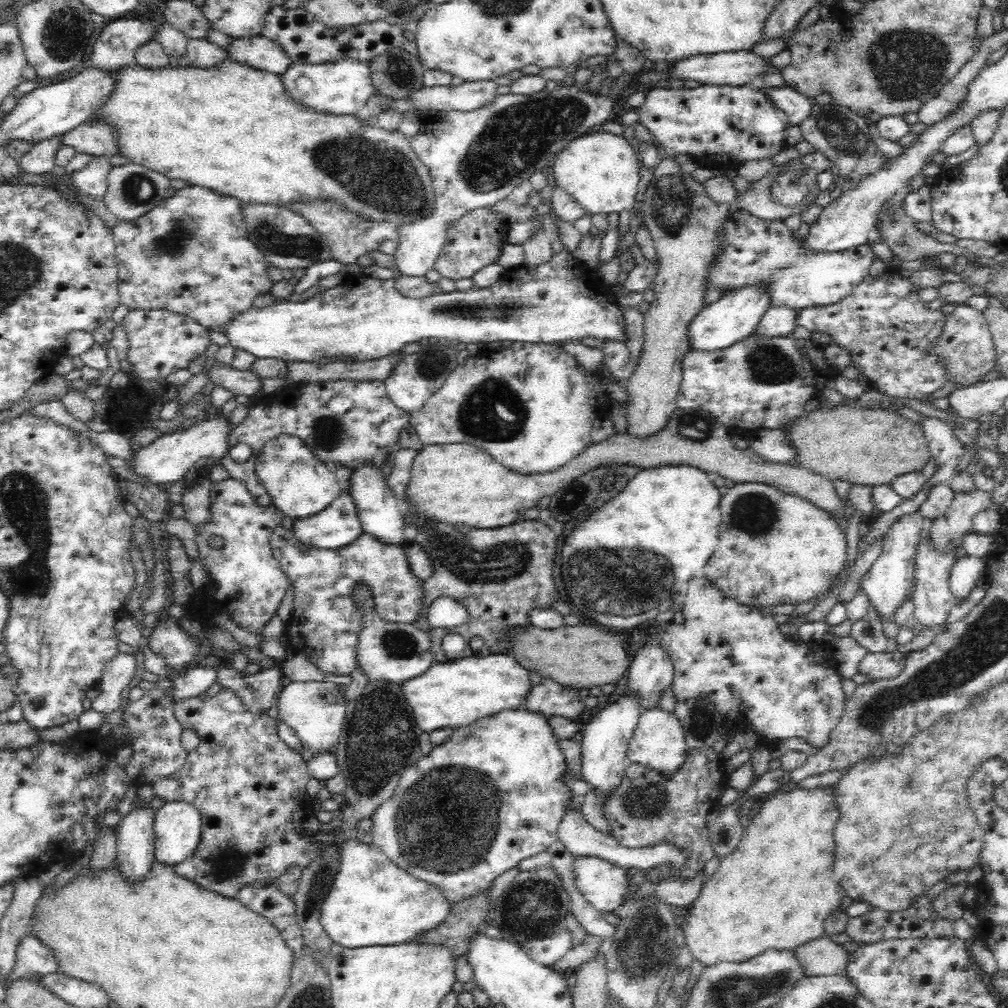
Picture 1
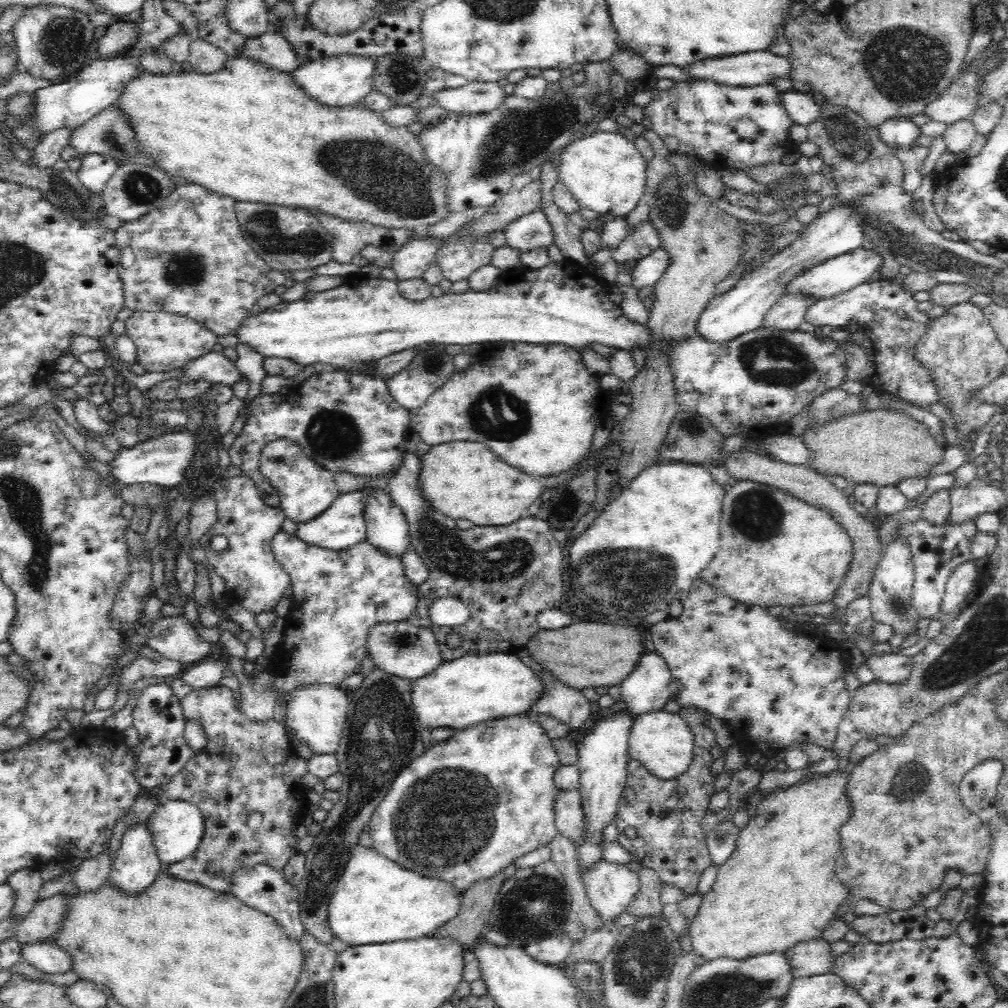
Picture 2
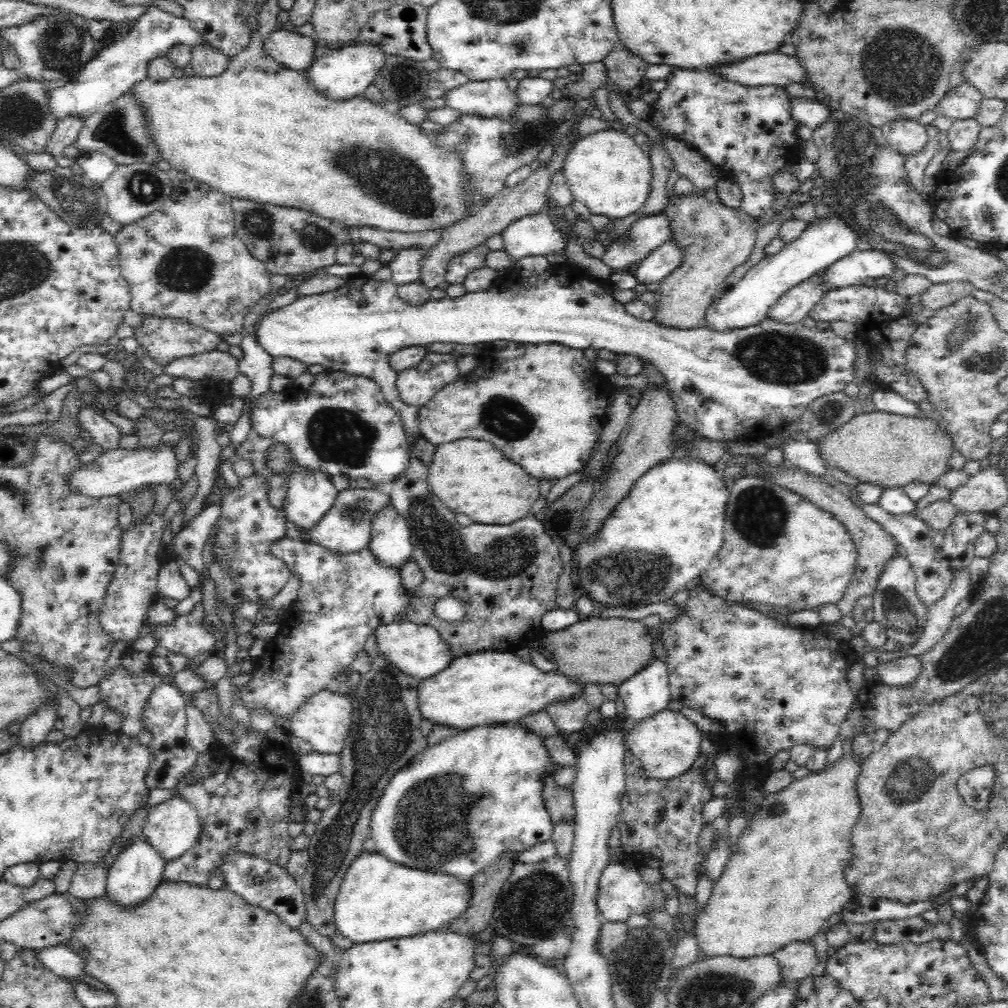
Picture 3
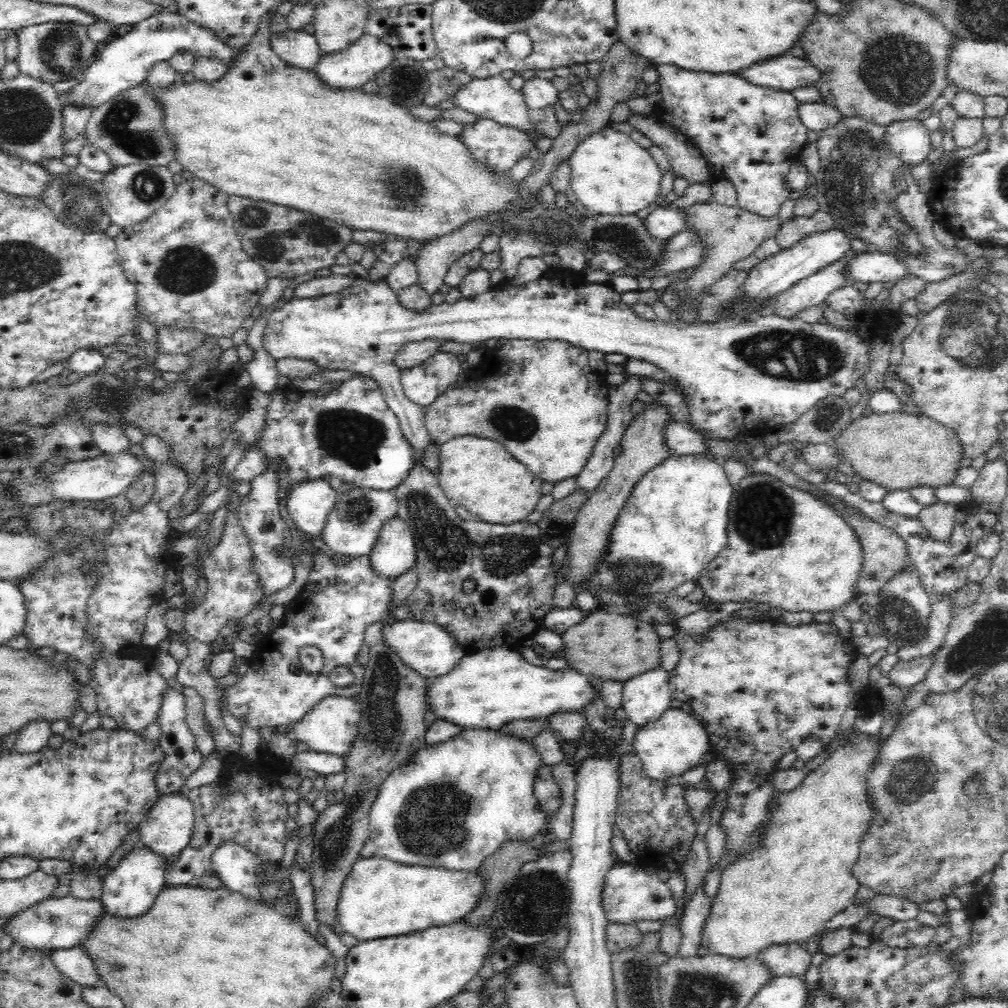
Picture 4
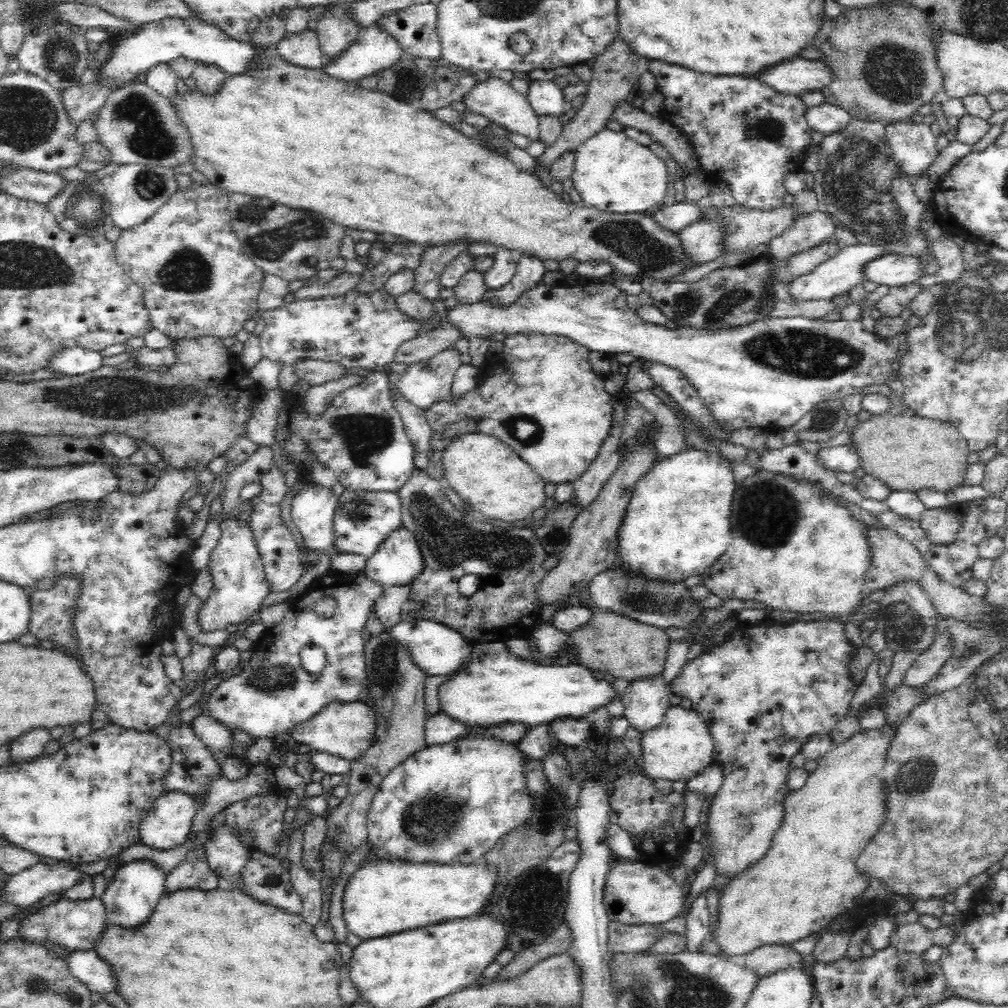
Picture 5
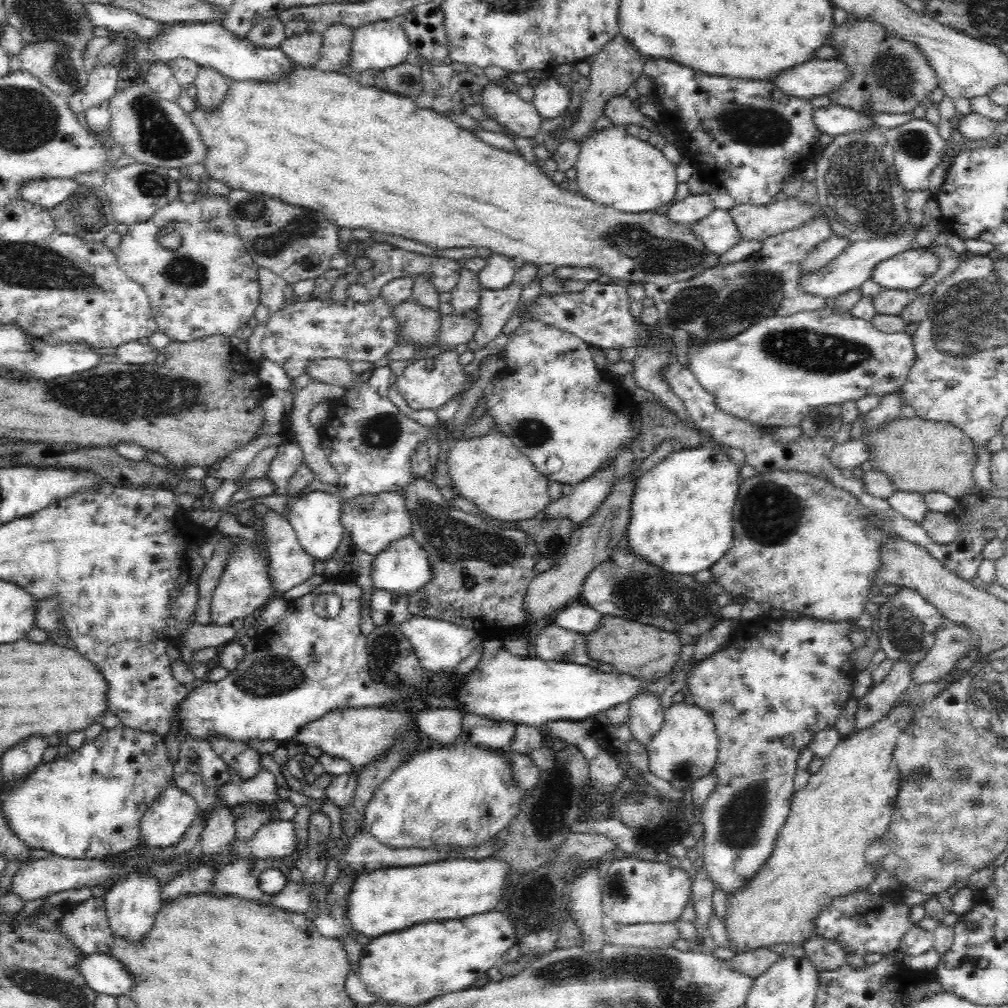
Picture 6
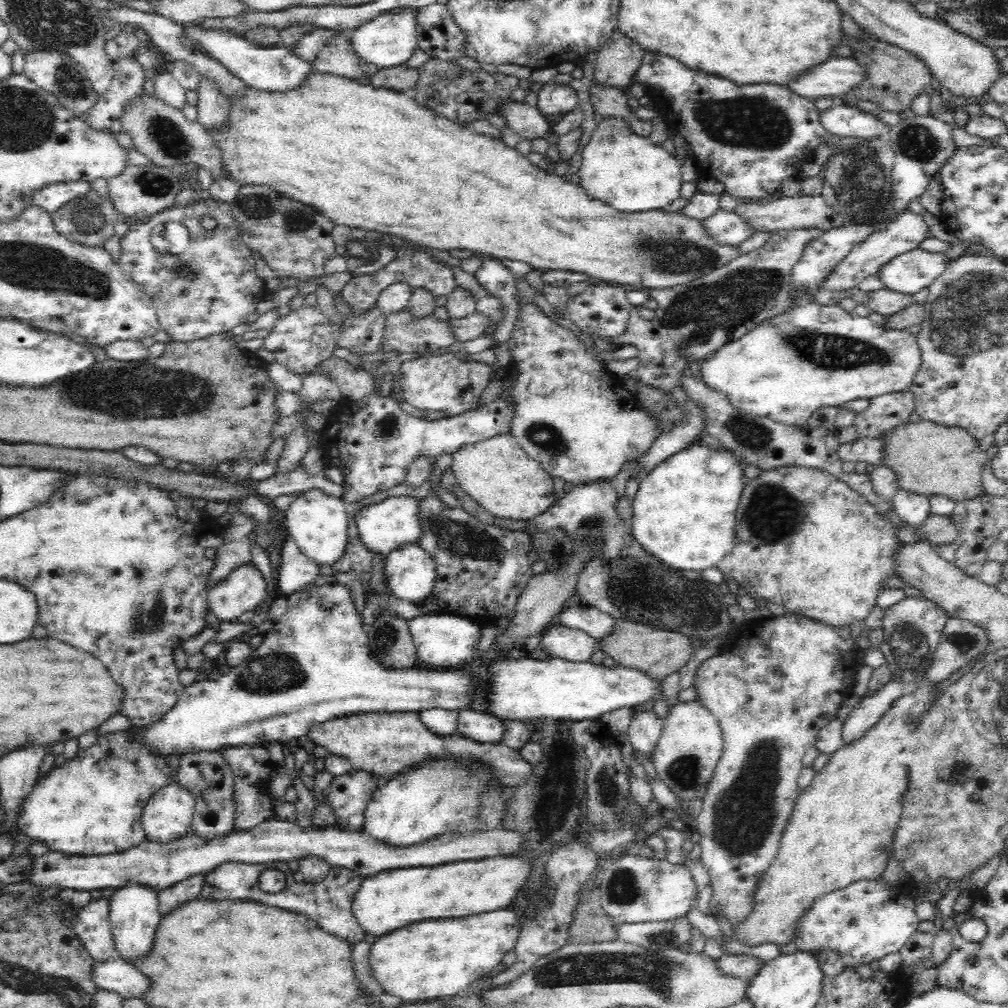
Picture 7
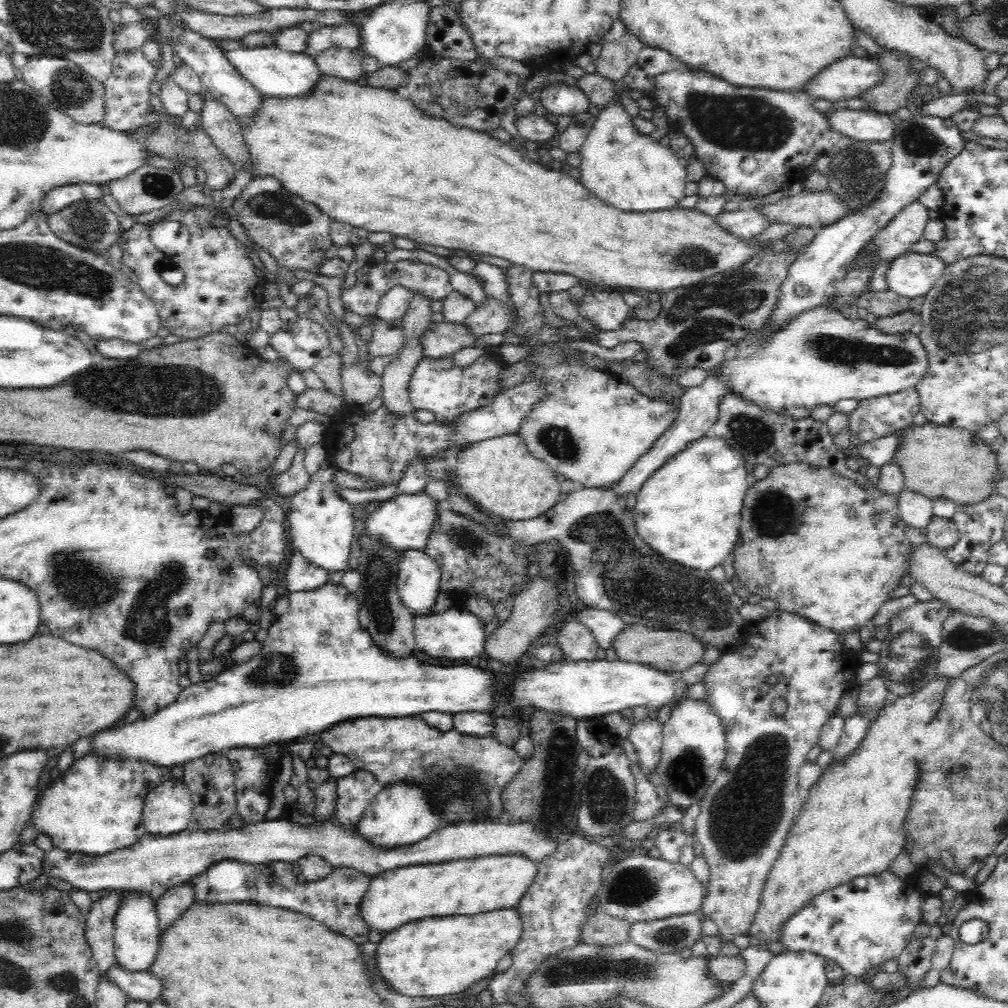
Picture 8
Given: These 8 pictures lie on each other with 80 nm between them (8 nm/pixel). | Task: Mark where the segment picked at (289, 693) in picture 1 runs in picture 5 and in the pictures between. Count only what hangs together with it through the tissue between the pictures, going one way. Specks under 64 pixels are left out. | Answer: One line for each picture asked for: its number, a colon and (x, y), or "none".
2: (316, 715)
3: (324, 719)
4: (332, 727)
5: (345, 730)

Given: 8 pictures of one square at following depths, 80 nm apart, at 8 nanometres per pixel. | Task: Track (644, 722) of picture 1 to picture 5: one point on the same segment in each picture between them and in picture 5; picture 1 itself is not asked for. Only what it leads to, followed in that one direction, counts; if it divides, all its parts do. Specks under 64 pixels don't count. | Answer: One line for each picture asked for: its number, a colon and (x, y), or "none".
2: (662, 741)
3: (666, 745)
4: (674, 744)
5: (681, 746)

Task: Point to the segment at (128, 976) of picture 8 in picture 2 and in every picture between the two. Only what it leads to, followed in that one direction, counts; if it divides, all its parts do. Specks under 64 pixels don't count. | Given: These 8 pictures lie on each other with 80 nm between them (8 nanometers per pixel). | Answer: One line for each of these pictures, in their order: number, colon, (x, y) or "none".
2: (45, 956)
3: (63, 962)
4: (76, 963)
5: (93, 971)
6: (105, 974)
7: (118, 976)

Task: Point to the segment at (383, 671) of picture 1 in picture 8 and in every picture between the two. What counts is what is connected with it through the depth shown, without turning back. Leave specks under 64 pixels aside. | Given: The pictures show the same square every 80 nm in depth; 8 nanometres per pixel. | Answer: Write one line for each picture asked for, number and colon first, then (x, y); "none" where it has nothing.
2: (402, 650)
3: (417, 650)
4: (426, 647)
5: (437, 648)
6: (440, 645)
7: (444, 640)
8: (456, 633)

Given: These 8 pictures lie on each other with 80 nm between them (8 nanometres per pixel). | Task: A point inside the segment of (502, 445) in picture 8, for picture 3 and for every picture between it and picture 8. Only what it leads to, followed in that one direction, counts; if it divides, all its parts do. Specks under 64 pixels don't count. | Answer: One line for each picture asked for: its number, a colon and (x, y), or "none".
3: (472, 477)
4: (476, 472)
5: (487, 474)
6: (491, 472)
7: (497, 473)

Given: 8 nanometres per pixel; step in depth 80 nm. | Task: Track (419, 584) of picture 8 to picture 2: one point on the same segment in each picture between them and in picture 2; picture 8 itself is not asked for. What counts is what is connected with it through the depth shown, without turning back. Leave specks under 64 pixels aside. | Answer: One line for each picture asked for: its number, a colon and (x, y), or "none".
2: (387, 529)
3: (390, 542)
4: (394, 553)
5: (398, 562)
6: (403, 568)
7: (411, 572)

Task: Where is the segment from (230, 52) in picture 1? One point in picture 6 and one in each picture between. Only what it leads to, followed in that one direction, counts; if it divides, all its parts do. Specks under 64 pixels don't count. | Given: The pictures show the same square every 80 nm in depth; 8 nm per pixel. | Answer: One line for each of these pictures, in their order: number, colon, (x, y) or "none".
2: (272, 49)
3: (291, 50)
4: (300, 49)
5: (302, 49)
6: (304, 49)

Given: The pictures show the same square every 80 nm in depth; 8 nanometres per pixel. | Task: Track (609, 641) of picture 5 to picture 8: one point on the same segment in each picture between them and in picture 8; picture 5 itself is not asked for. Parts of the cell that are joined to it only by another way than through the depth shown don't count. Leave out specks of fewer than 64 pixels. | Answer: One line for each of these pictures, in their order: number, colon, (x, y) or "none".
6: (644, 651)
7: (659, 652)
8: (671, 650)

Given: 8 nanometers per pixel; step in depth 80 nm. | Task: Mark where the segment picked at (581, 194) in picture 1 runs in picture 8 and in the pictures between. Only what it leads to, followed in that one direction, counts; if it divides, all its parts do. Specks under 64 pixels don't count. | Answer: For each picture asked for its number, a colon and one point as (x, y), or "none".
2: (604, 171)
3: (607, 171)
4: (610, 173)
5: (612, 172)
6: (614, 168)
7: (619, 167)
8: (628, 169)

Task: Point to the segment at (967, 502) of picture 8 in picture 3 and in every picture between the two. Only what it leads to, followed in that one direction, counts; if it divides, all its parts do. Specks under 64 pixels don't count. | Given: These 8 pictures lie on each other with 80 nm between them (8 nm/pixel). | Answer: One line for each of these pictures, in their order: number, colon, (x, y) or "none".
3: (890, 450)
4: (899, 451)
5: (908, 452)
6: (921, 456)
7: (934, 460)

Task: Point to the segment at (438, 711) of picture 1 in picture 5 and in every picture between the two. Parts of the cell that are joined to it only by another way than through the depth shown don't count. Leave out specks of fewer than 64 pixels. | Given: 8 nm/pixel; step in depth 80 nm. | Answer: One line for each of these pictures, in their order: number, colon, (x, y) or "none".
2: (459, 693)
3: (478, 690)
4: (493, 686)
5: (496, 687)

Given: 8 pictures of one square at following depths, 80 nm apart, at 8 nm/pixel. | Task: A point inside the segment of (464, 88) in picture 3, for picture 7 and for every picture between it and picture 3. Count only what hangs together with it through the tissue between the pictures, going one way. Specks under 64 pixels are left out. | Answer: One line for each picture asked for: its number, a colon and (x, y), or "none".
4: (492, 98)
5: (496, 100)
6: (506, 107)
7: (527, 121)

